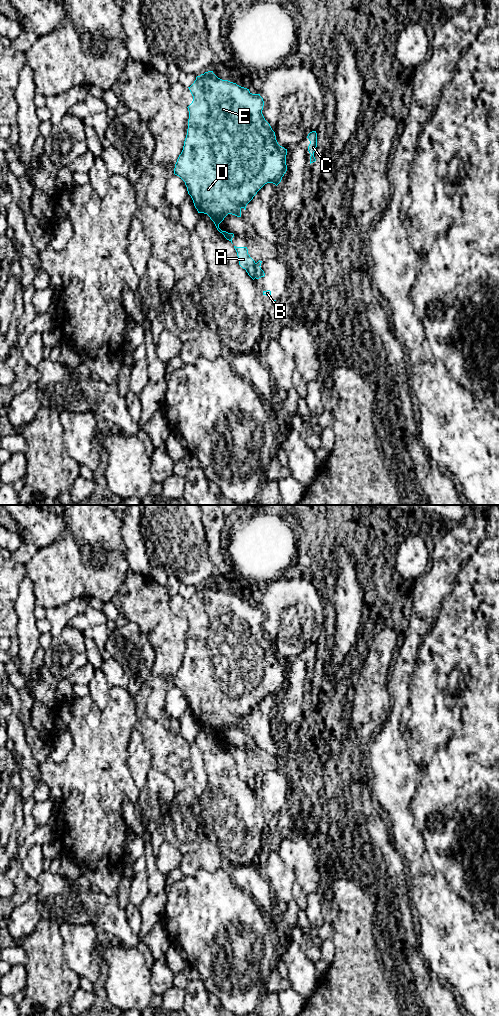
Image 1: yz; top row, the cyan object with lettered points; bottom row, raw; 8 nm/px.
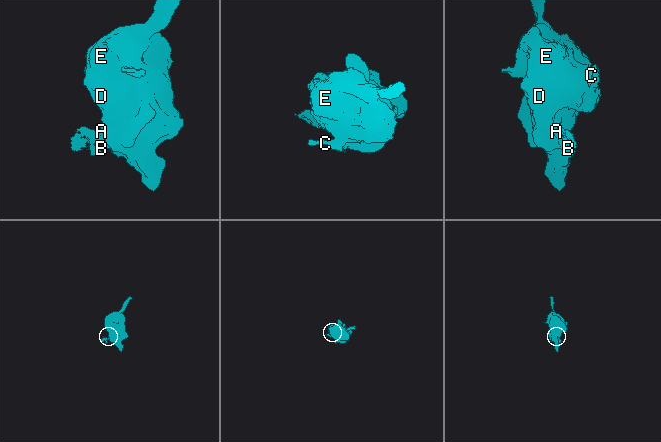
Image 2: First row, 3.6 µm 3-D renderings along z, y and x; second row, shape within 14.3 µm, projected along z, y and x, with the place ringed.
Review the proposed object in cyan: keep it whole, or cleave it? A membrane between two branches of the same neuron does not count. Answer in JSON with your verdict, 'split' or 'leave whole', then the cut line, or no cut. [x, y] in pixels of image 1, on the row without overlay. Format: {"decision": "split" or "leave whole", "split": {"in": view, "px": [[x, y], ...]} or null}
{"decision": "split", "split": {"in": "yz", "px": [[256, 775], [255, 789]]}}

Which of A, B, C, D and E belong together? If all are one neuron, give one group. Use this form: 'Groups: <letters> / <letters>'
Groups: A C D E / B

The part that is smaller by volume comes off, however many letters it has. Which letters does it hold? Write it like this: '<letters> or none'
B

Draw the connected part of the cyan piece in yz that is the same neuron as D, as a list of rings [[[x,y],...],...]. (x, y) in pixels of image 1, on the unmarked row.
[[[213,583],[197,588],[188,600],[193,613],[187,619],[187,647],[183,662],[175,676],[174,686],[185,694],[198,725],[207,726],[217,742],[232,755],[234,746],[222,743],[219,736],[228,726],[241,729],[241,721],[246,722],[247,716],[265,696],[273,695],[277,698],[281,694],[287,683],[287,661],[278,656],[275,644],[262,626],[264,613],[260,606],[252,606],[247,600],[222,592]]]

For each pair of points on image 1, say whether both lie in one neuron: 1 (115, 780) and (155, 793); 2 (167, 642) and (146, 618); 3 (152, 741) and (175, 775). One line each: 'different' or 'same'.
1: different
2: same
3: same

